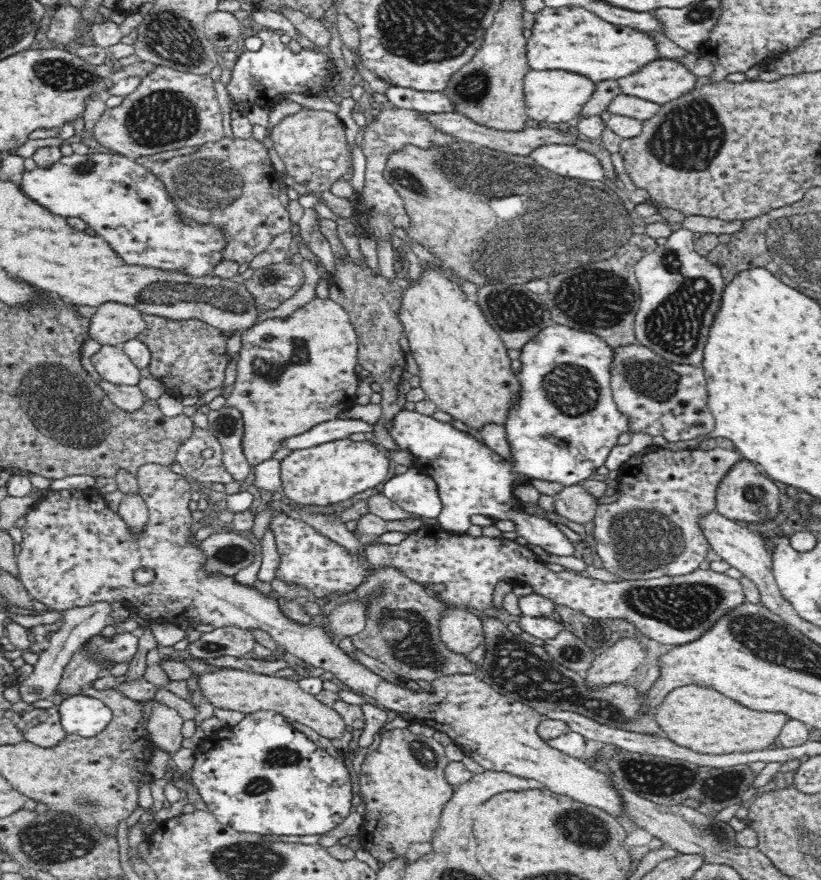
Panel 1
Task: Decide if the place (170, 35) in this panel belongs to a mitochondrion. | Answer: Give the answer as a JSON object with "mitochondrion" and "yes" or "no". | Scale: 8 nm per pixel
{"mitochondrion":"yes"}

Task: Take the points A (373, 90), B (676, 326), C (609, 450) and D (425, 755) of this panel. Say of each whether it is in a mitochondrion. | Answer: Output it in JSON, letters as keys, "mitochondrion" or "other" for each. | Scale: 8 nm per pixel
{"A":"other","B":"mitochondrion","C":"other","D":"mitochondrion"}

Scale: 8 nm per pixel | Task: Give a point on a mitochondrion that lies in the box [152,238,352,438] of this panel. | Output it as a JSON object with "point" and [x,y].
{"point":[269,365]}

